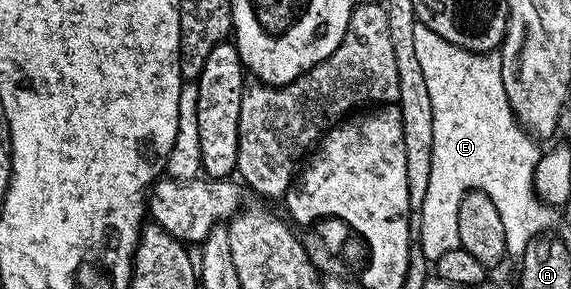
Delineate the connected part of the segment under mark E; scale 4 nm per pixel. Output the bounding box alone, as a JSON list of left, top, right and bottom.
[416,25,551,260]

